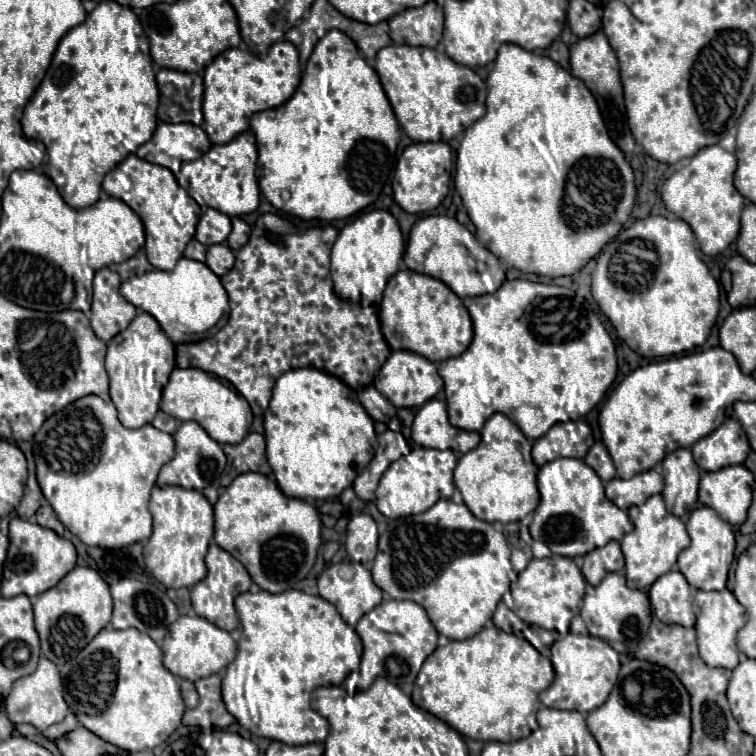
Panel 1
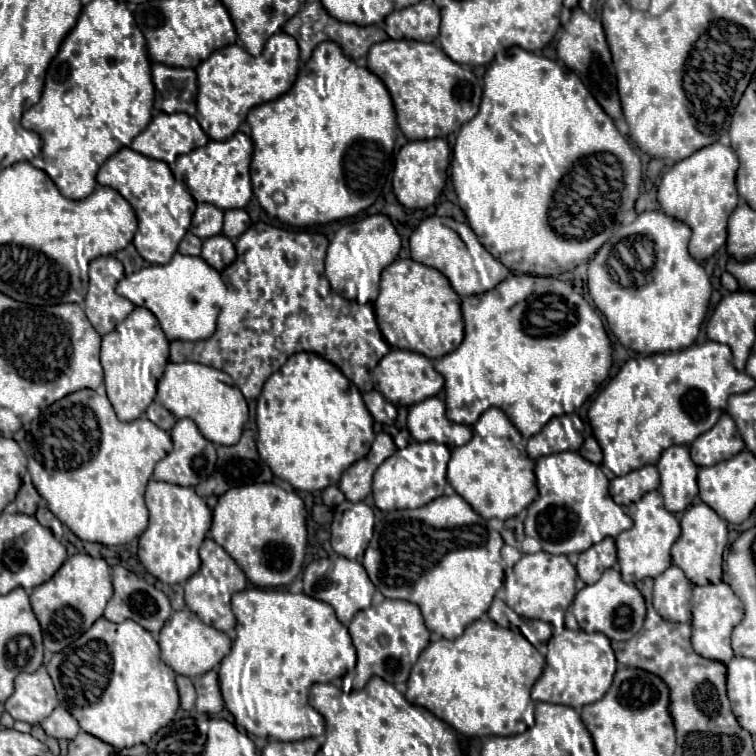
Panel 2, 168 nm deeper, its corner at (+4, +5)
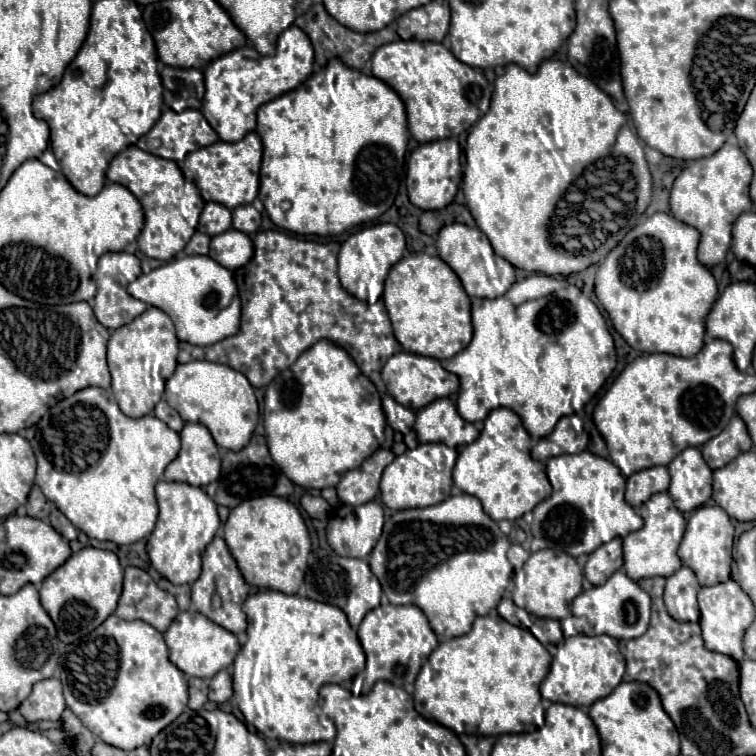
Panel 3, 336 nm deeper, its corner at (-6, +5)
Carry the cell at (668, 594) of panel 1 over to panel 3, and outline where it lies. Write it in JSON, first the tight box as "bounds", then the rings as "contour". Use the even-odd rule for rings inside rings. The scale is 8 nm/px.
{"bounds":[665,566,699,622],"contour":[[[681,566],[673,576],[667,578],[665,584],[665,606],[673,620],[677,622],[697,622],[699,620],[699,606],[697,606],[697,592],[699,582],[691,568]]]}

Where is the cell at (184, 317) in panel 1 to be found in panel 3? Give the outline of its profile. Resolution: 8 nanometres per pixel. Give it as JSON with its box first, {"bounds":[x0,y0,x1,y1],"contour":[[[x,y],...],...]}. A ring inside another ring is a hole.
{"bounds":[127,256,239,346],"contour":[[[209,256],[175,258],[161,268],[151,270],[149,274],[141,274],[135,282],[129,284],[127,292],[149,306],[163,310],[173,320],[177,338],[183,342],[211,346],[239,332],[237,324],[215,324],[217,314],[225,310],[237,296],[237,286],[233,284],[233,274]]]}

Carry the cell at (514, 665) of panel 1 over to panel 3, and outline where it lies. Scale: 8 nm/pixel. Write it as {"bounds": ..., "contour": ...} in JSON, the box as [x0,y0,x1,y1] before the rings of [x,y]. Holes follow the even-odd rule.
{"bounds":[413,614,551,734],"contour":[[[499,614],[477,616],[469,634],[441,642],[421,668],[413,692],[415,710],[455,734],[533,732],[545,723],[539,684],[549,666],[551,654],[527,628],[513,626]]]}

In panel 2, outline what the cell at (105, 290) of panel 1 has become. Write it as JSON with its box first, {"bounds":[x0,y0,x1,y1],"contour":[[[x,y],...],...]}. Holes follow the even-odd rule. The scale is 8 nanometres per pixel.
{"bounds":[85,256,135,336],"contour":[[[103,256],[89,262],[85,314],[101,336],[109,334],[135,308],[129,300],[115,292],[115,286],[121,278],[123,264],[113,256]]]}

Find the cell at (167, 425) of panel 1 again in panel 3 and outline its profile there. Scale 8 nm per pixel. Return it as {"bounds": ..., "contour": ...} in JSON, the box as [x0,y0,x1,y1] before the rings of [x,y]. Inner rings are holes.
{"bounds":[153,400,185,432],"contour":[[[161,400],[161,402],[155,406],[153,414],[155,414],[159,420],[163,420],[163,422],[165,422],[171,430],[175,430],[175,432],[179,432],[179,430],[185,426],[185,422],[181,420],[181,416],[179,416],[165,400]]]}

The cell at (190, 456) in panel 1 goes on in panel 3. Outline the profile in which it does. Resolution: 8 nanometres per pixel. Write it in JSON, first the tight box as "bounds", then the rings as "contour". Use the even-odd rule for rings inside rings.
{"bounds":[165,424,221,486],"contour":[[[185,424],[181,430],[181,452],[165,468],[165,480],[207,486],[219,478],[221,456],[215,440],[203,424]]]}

